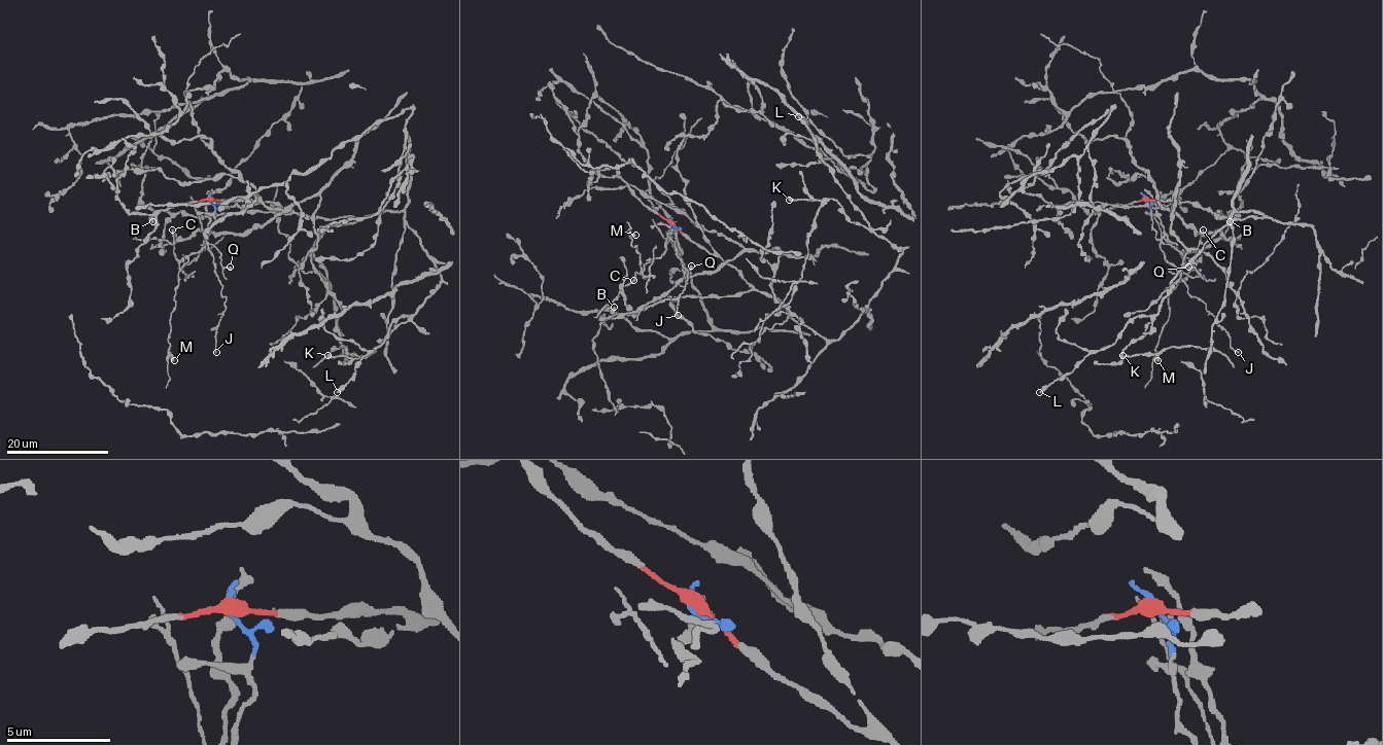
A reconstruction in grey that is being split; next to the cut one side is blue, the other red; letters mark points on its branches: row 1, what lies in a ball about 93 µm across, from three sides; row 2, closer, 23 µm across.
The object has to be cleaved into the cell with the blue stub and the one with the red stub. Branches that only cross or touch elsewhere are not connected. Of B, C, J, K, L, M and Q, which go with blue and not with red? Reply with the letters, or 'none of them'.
C, J, M, Q

